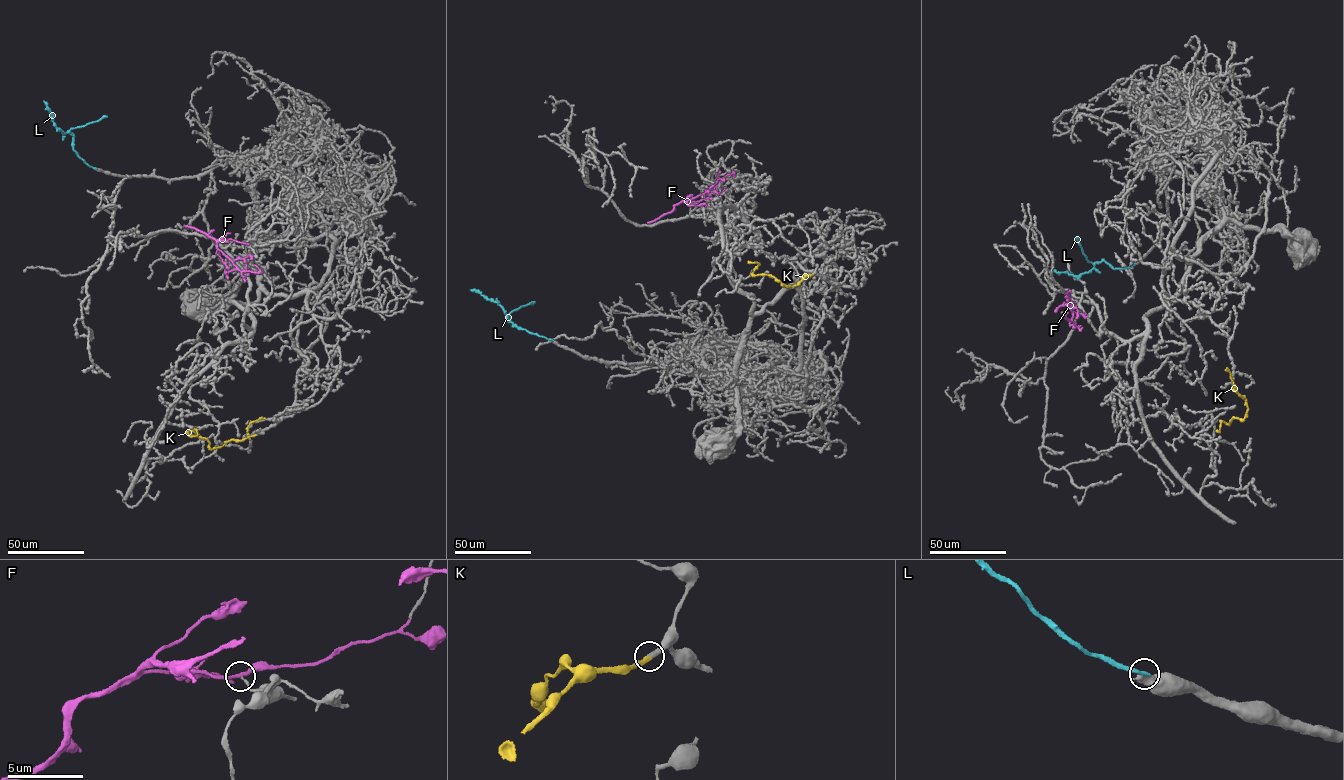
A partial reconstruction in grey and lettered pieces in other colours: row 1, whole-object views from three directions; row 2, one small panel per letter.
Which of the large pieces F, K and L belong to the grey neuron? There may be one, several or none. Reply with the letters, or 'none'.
K

